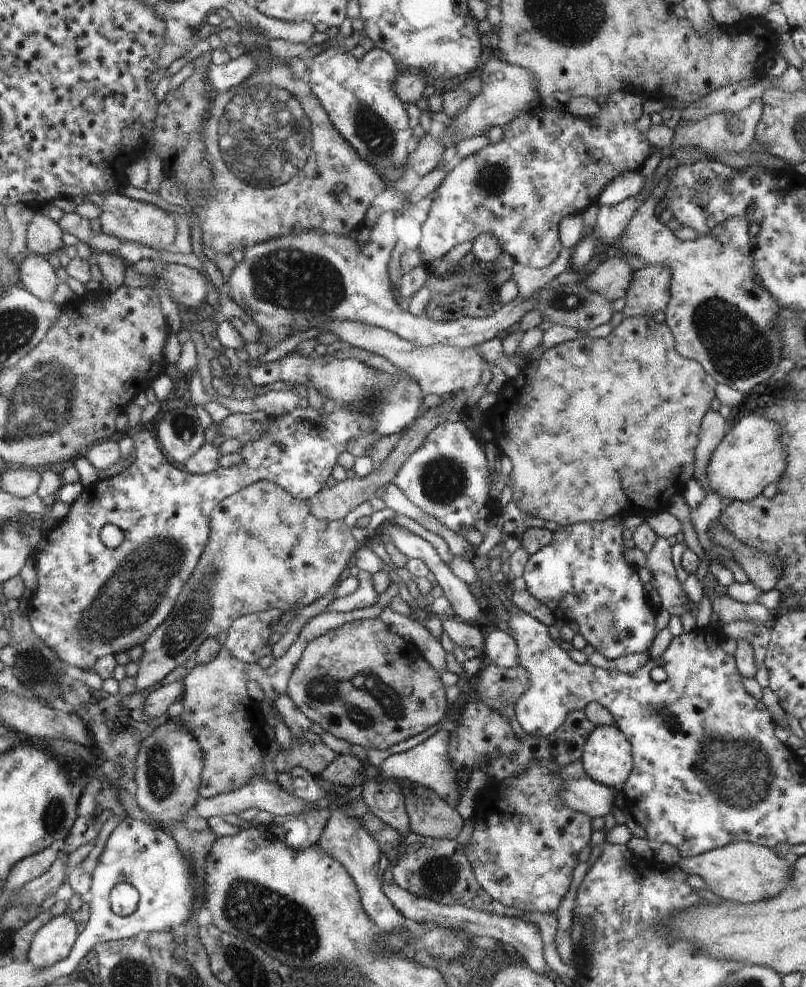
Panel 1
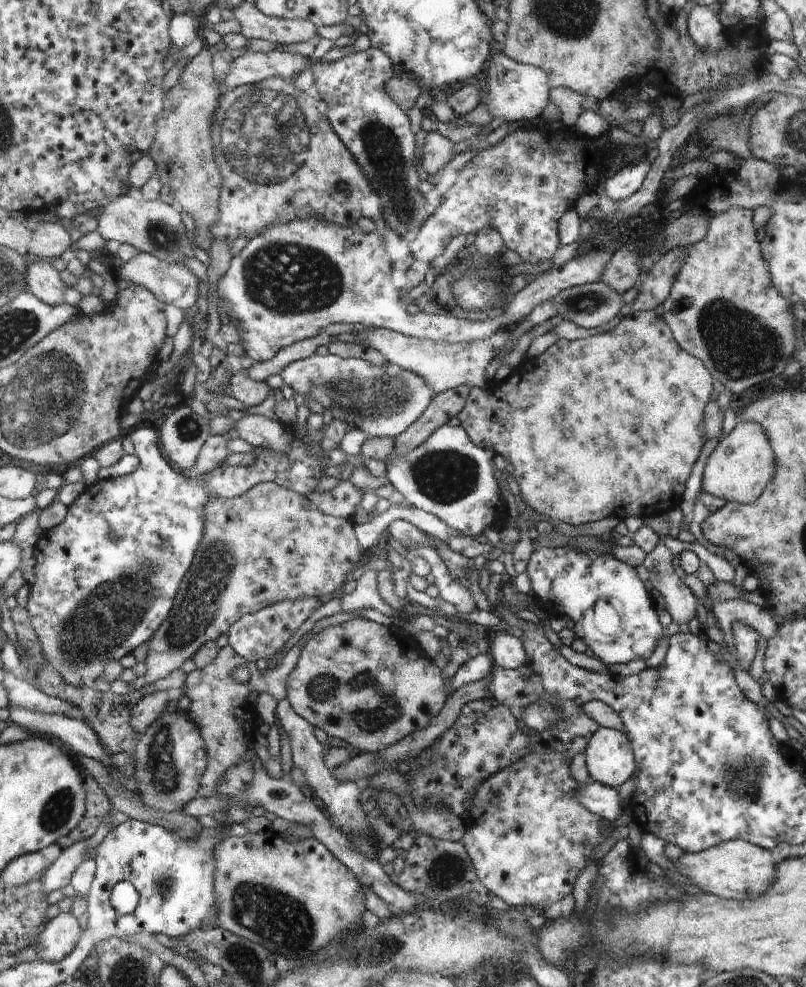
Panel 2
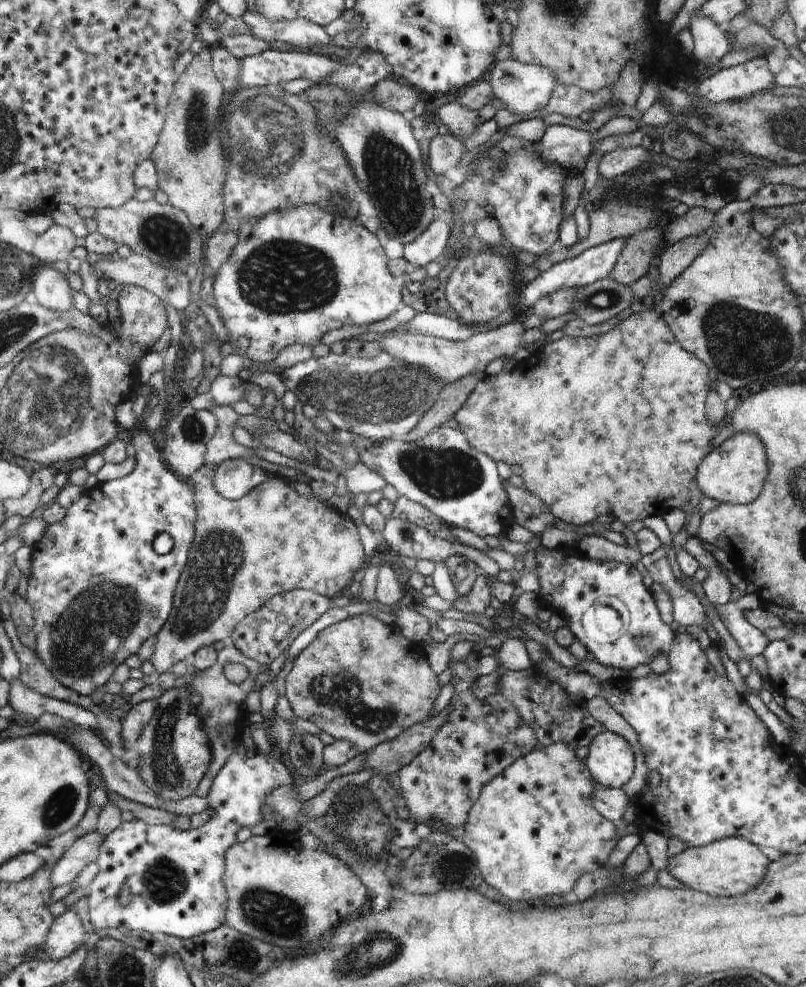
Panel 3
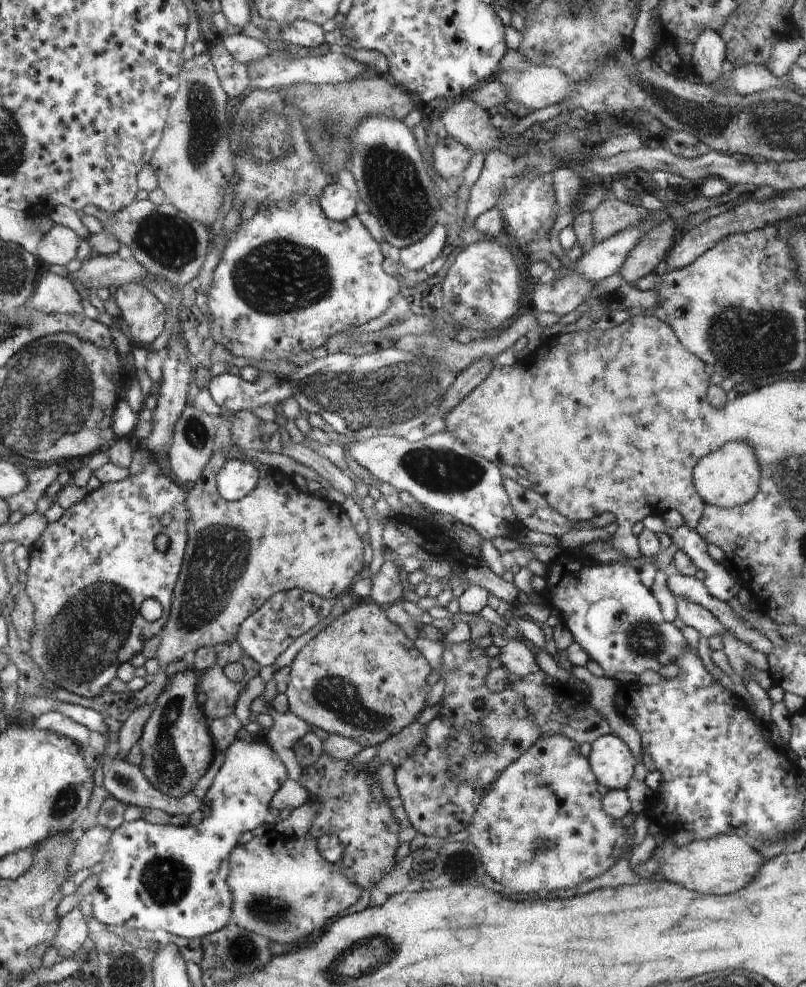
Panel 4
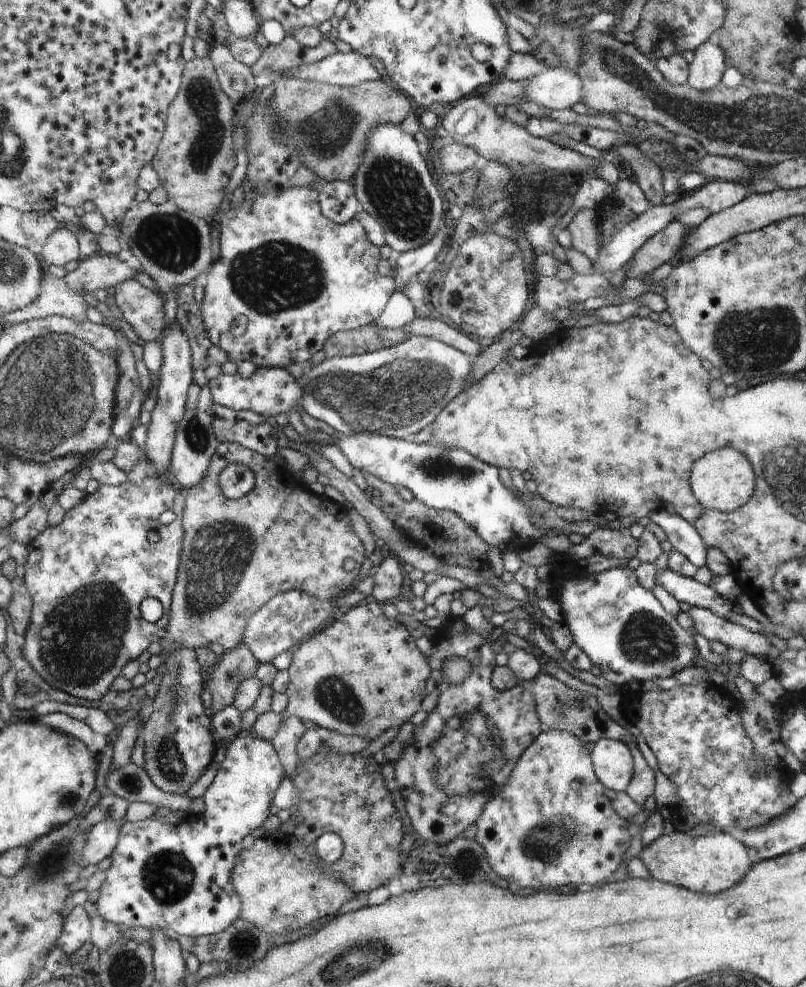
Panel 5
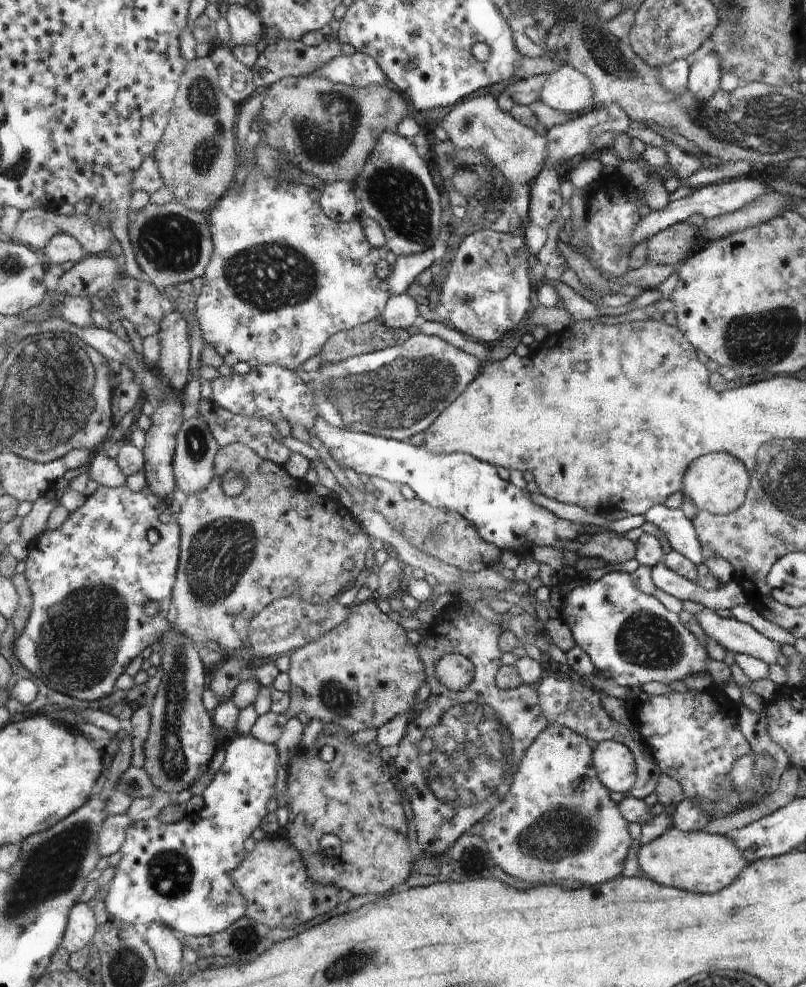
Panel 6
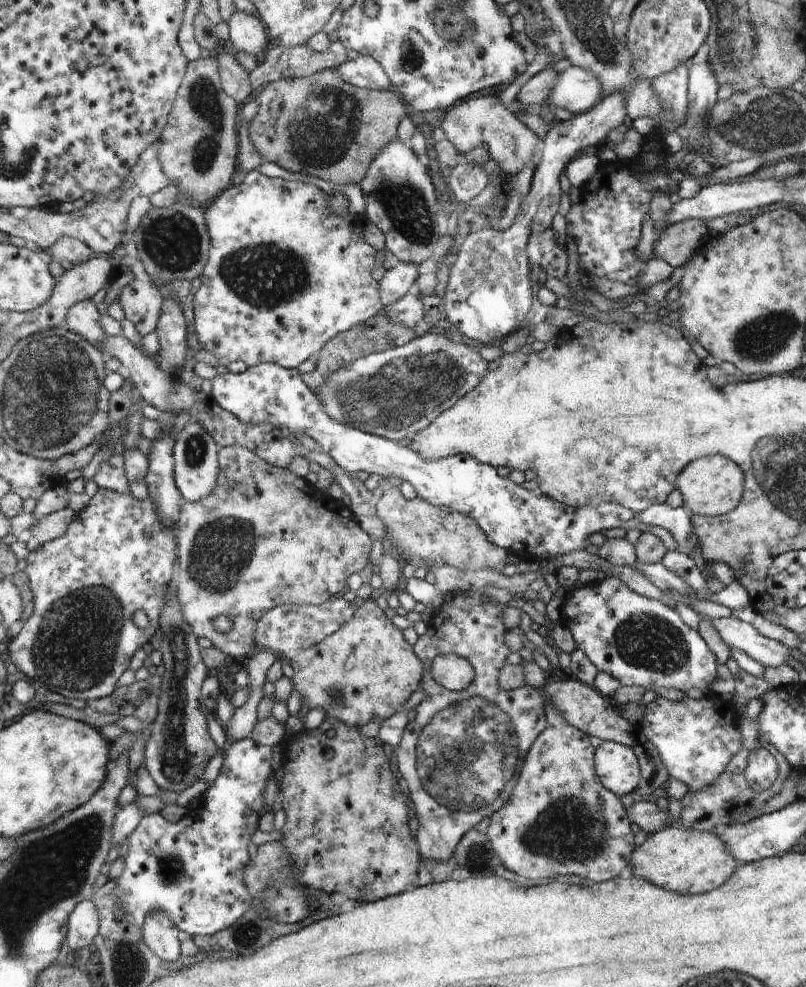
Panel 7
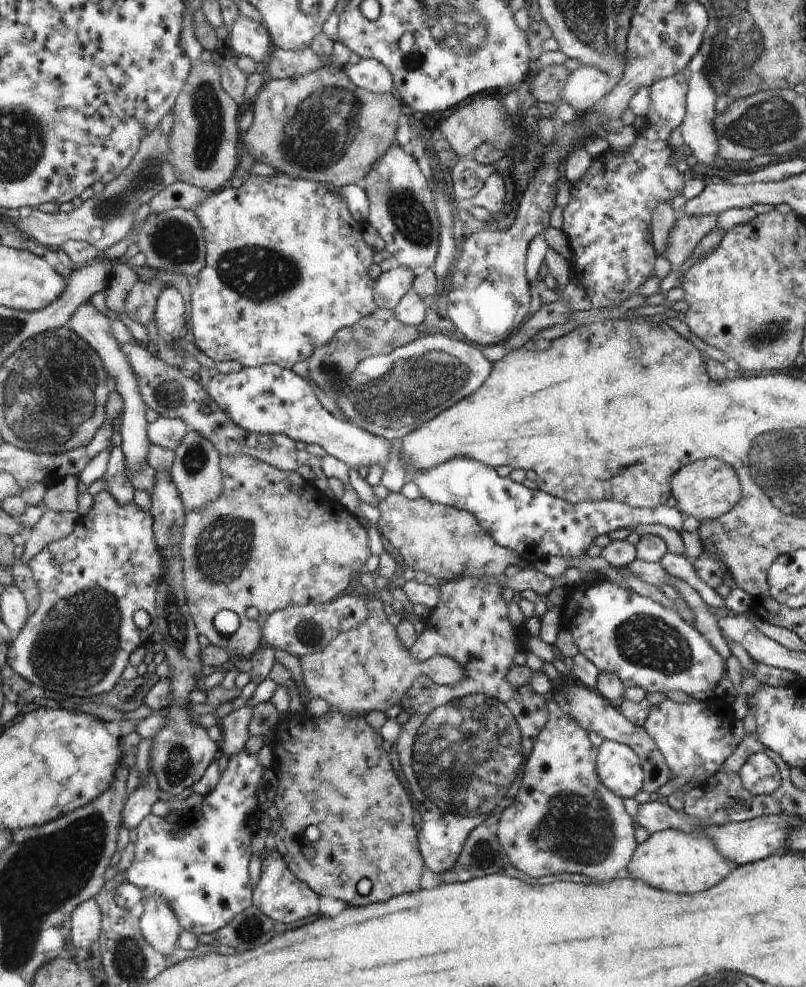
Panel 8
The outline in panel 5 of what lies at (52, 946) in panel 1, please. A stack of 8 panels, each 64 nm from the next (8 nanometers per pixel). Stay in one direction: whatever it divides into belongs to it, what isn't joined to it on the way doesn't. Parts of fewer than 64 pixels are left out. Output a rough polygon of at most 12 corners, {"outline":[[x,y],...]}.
{"outline":[[84,905],[67,916],[59,946],[69,956],[92,936],[92,918]]}

